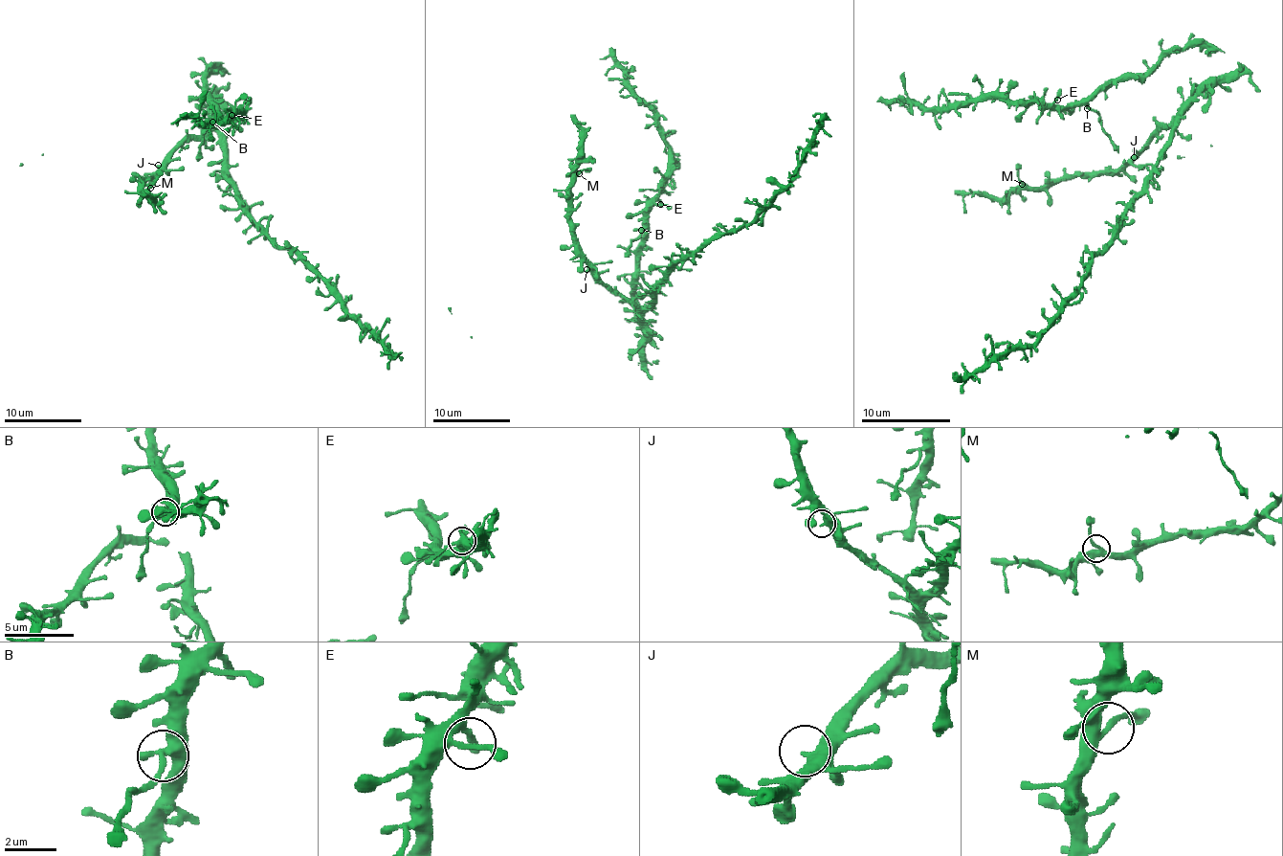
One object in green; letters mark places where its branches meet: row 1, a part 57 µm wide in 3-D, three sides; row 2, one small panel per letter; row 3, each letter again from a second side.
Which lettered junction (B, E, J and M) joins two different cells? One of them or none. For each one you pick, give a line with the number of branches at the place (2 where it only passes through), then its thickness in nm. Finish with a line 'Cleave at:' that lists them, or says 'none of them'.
B: branches 2; calibre 320 nm
Cleave at: B

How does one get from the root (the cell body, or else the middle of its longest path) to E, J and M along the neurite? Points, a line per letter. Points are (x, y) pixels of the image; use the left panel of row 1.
E: (216, 103), (216, 94), (228, 83), (228, 74), (212, 68), (206, 76), (206, 94), (222, 121), (232, 115)
J: (216, 103), (214, 121), (198, 136), (181, 144), (158, 165)
M: (216, 103), (214, 121), (198, 136), (188, 138), (143, 180), (143, 190), (150, 188)

